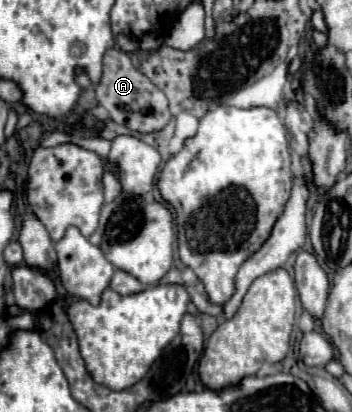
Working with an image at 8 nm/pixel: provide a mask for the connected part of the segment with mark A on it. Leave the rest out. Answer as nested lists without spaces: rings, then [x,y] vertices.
[[[112,48],[104,54],[104,72],[102,72],[100,84],[96,86],[96,102],[108,110],[110,120],[114,120],[116,124],[128,126],[130,130],[136,130],[136,132],[160,130],[172,118],[172,114],[168,110],[166,94],[160,88],[156,88],[132,64],[132,60],[128,58],[126,52],[122,52],[118,48]]]

